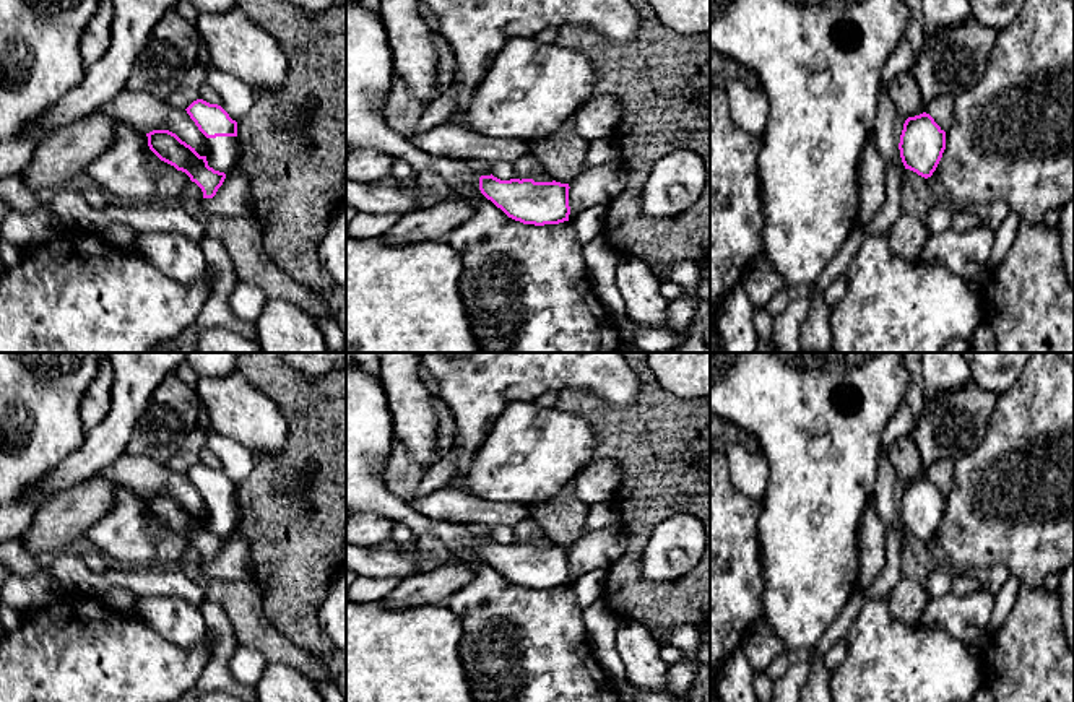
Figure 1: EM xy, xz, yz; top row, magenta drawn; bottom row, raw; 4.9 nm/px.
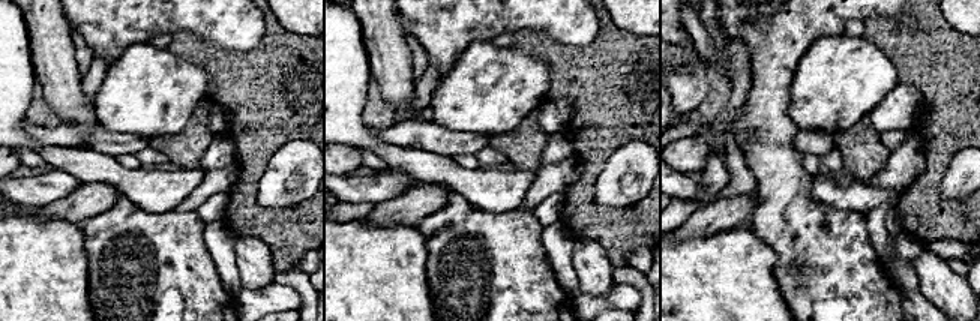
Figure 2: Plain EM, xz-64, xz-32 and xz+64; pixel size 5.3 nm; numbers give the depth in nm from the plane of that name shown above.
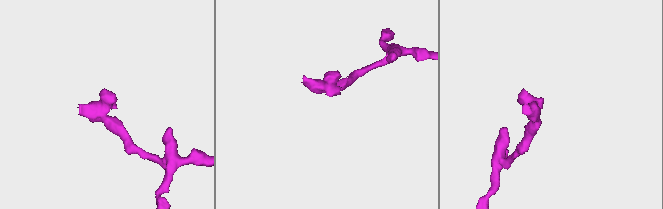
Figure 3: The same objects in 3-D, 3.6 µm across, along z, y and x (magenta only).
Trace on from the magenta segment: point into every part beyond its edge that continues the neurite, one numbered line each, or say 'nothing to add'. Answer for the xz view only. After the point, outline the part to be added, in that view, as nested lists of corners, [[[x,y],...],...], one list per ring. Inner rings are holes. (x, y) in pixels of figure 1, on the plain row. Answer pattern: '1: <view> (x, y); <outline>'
1: xz (369, 426); [[[361,366],[346,367],[346,514],[375,514],[403,523],[414,536],[429,533],[452,554],[479,551],[463,523],[431,520],[385,486],[395,440],[393,418],[382,380]]]

